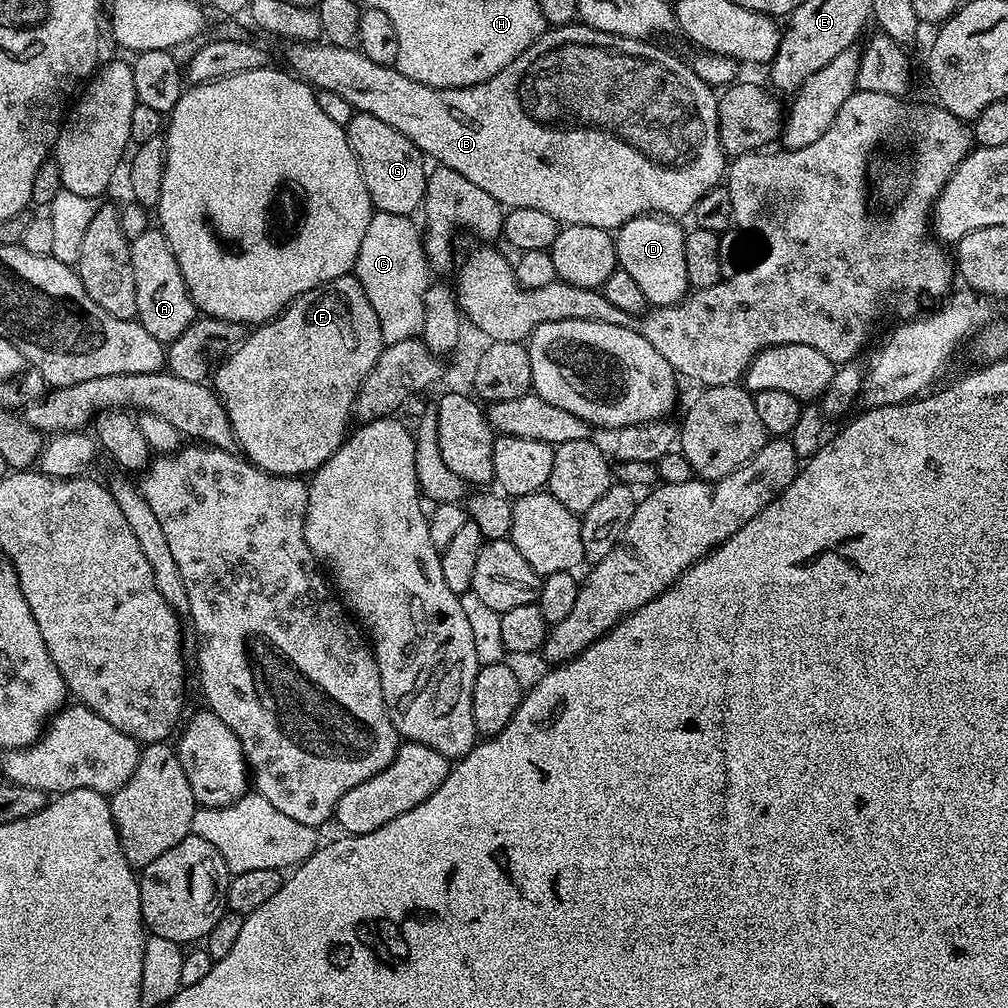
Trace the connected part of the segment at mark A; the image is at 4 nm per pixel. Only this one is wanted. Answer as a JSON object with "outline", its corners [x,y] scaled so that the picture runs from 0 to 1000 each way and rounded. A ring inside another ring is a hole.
{"outline":[[[148,224],[145,232],[129,239],[129,260],[133,264],[133,288],[137,296],[135,316],[145,327],[145,331],[153,331],[160,339],[170,339],[195,316],[194,301],[188,296],[185,280],[181,276],[181,268],[165,240],[163,231],[158,225]]]}

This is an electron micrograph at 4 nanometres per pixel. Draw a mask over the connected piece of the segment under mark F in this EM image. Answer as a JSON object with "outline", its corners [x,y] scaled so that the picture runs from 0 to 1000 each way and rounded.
{"outline":[[[349,272],[336,274],[328,278],[327,281],[320,282],[318,286],[313,286],[304,292],[300,292],[296,297],[290,299],[282,309],[276,311],[271,317],[266,318],[265,321],[251,324],[242,336],[217,358],[218,366],[214,369],[214,381],[212,380],[212,388],[218,394],[218,398],[222,400],[222,405],[226,409],[237,447],[241,449],[246,459],[273,472],[302,474],[311,468],[314,468],[345,436],[347,432],[345,417],[347,421],[351,413],[353,392],[363,375],[363,371],[367,371],[367,367],[371,367],[371,359],[375,359],[377,349],[382,343],[379,327],[376,326],[376,315],[363,294],[363,289],[352,273]]]}

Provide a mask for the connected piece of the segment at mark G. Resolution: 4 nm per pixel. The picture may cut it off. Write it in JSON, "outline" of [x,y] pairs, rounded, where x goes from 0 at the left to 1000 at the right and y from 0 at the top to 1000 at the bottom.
{"outline":[[[353,111],[343,130],[355,165],[359,169],[370,207],[383,212],[408,215],[409,209],[412,206],[414,209],[420,203],[425,184],[426,168],[421,167],[421,152],[415,145],[411,145],[411,141],[407,141],[407,137],[403,137],[403,133],[391,129],[391,125],[379,121],[379,117],[371,117],[371,113]]]}

